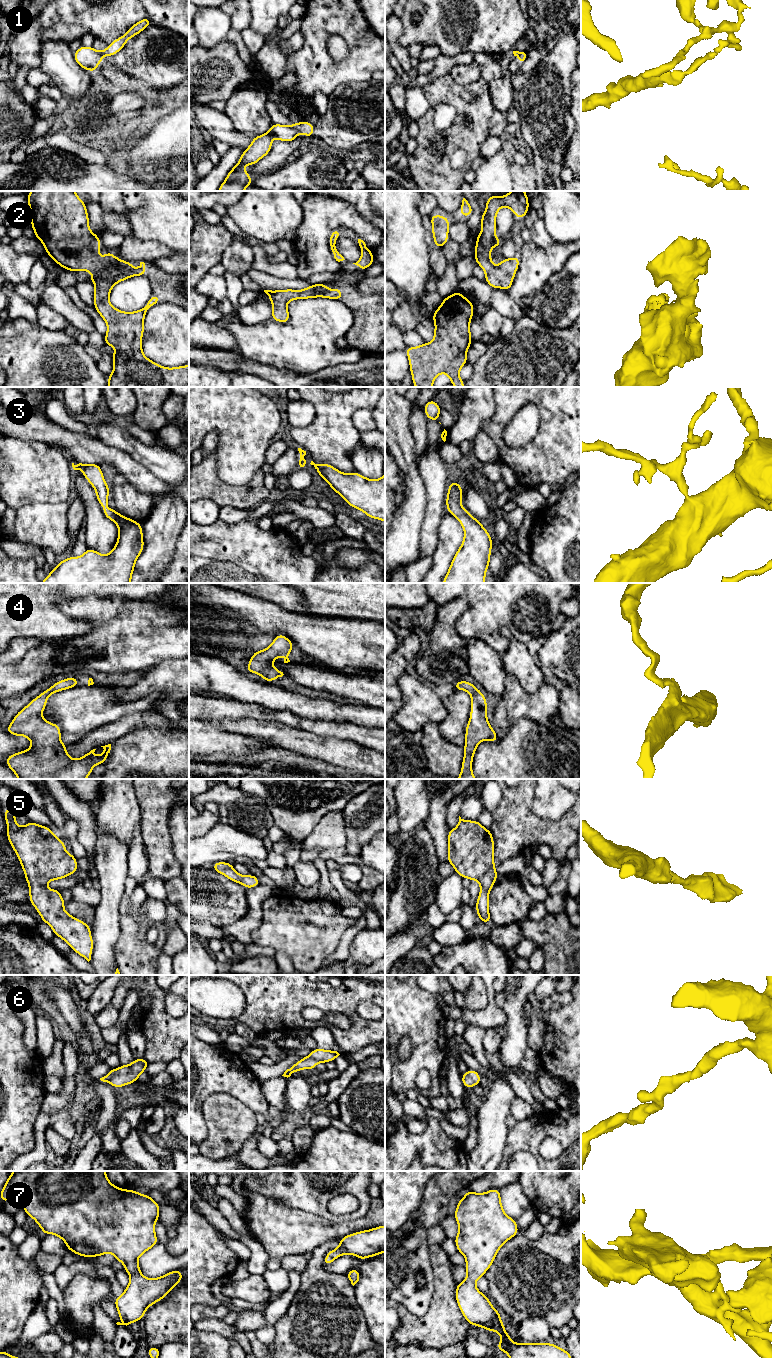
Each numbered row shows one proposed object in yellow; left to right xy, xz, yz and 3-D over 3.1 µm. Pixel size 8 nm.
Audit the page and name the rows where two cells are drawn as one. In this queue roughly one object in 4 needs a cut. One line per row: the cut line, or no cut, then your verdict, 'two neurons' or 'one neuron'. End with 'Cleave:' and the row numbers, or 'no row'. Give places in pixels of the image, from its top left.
1: xz (292, 126), (299, 131) | two neurons
2: no cut | one neuron
3: no cut | one neuron
4: no cut | one neuron
5: no cut | one neuron
6: no cut | one neuron
7: no cut | one neuron
Cleave: 1

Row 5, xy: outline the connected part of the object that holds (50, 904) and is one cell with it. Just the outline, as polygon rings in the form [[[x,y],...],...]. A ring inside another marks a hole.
[[[10,807],[4,810],[4,817],[7,823],[7,839],[15,851],[24,871],[30,890],[29,902],[38,911],[42,921],[52,928],[55,936],[62,938],[74,952],[89,962],[93,950],[90,925],[71,916],[64,910],[65,901],[61,896],[60,890],[49,890],[47,888],[49,881],[66,878],[75,873],[78,870],[77,859],[73,854],[66,852],[63,841],[56,837],[49,827],[31,821],[19,827],[16,823],[15,809],[14,807]]]

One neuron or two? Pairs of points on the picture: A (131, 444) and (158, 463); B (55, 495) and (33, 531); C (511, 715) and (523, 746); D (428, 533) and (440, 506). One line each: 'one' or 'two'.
A: one
B: two
C: two
D: one

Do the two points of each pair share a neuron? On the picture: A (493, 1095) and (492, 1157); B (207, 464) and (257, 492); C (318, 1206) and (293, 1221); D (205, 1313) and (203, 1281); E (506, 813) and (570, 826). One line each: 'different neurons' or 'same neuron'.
A: same neuron
B: same neuron
C: different neurons
D: different neurons
E: same neuron

